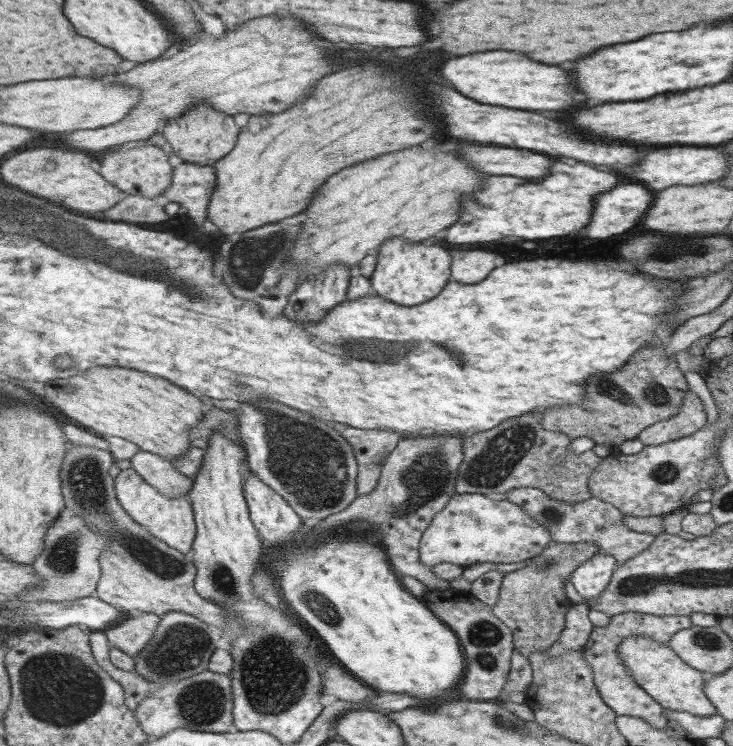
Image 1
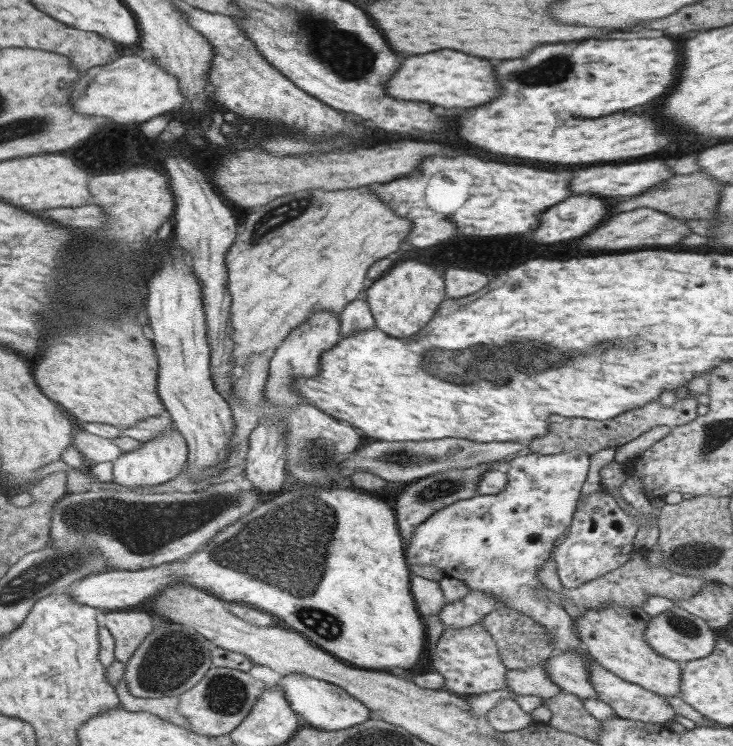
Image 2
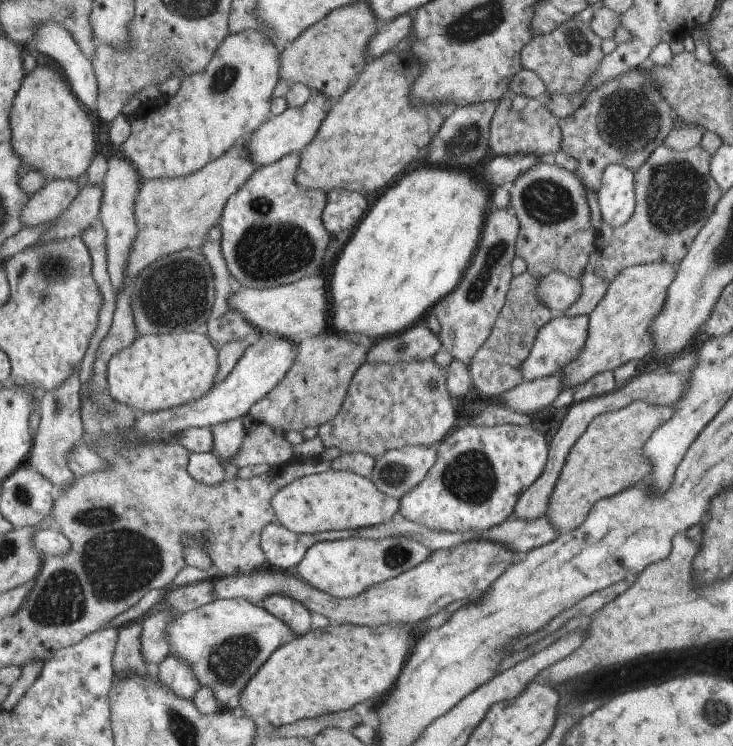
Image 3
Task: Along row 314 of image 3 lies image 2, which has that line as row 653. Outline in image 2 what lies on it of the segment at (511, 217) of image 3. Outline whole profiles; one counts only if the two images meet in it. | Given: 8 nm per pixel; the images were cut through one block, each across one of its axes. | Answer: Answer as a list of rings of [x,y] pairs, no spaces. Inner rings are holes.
[[[479,624],[471,628],[453,628],[447,626],[439,638],[439,644],[433,652],[433,666],[439,674],[445,676],[445,690],[461,696],[485,696],[487,692],[499,692],[509,686],[509,668],[501,662],[499,648],[493,636]]]

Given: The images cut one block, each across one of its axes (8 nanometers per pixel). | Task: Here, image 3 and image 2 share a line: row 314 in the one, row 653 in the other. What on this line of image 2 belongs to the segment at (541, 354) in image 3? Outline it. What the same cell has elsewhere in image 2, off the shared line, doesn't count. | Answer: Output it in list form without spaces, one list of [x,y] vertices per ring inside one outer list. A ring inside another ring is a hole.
[[[571,450],[551,456],[521,454],[509,464],[511,464],[509,468],[511,482],[503,492],[487,496],[479,494],[473,500],[459,500],[447,506],[445,510],[437,512],[437,516],[431,516],[425,524],[421,524],[413,534],[413,544],[407,548],[409,562],[419,566],[435,566],[441,574],[467,582],[471,592],[477,590],[497,596],[503,602],[501,608],[513,608],[525,612],[533,616],[539,624],[543,624],[553,638],[555,654],[575,652],[583,646],[583,642],[573,632],[573,618],[569,618],[559,604],[555,604],[541,592],[545,586],[539,580],[539,570],[547,562],[547,558],[551,558],[551,552],[555,548],[553,542],[559,536],[563,536],[563,532],[571,526],[573,514],[577,512],[579,490],[587,478],[589,454],[585,454],[583,450]]]

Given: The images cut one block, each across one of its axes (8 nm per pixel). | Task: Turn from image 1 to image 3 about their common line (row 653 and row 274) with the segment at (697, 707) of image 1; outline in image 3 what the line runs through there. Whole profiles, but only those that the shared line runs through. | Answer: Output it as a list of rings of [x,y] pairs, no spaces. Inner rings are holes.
[[[645,264],[623,268],[613,278],[609,290],[605,292],[605,296],[601,296],[597,308],[587,314],[589,326],[585,332],[585,344],[569,362],[551,372],[551,376],[559,380],[559,392],[567,388],[577,390],[595,376],[601,376],[601,372],[613,372],[625,362],[639,362],[649,352],[651,340],[647,334],[647,324],[661,308],[665,300],[665,290],[673,280],[673,272],[675,268],[667,264]]]

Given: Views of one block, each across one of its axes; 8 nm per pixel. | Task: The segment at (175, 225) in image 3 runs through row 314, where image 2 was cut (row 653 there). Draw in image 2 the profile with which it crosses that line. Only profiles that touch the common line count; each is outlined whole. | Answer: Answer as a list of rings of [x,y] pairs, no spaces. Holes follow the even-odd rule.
[[[105,612],[105,626],[117,640],[117,662],[127,664],[131,656],[153,634],[153,612]]]

